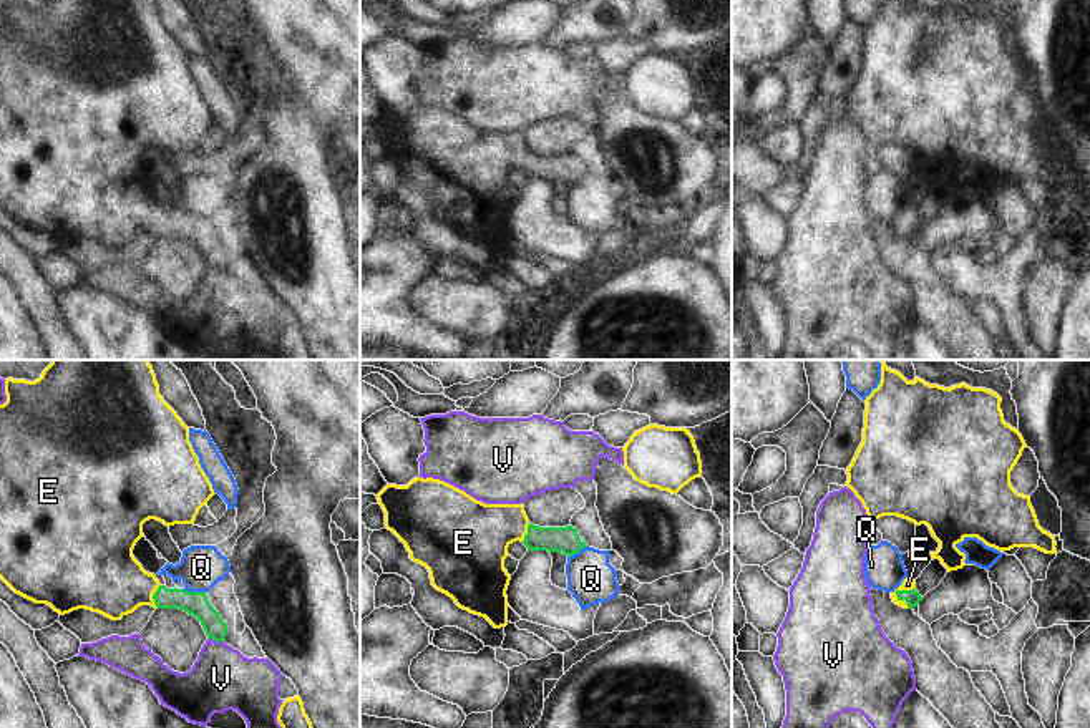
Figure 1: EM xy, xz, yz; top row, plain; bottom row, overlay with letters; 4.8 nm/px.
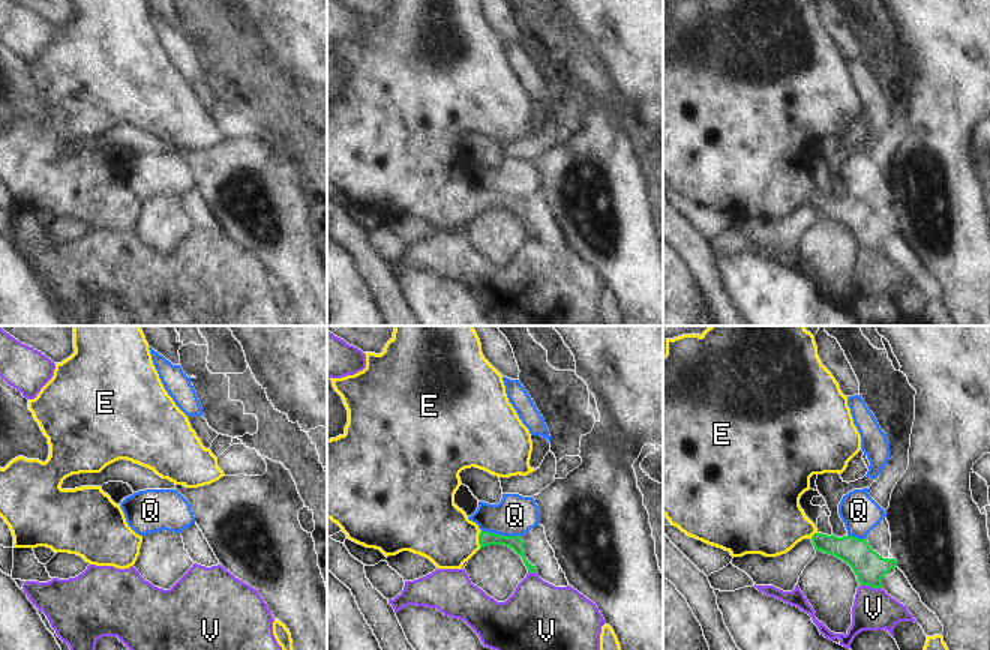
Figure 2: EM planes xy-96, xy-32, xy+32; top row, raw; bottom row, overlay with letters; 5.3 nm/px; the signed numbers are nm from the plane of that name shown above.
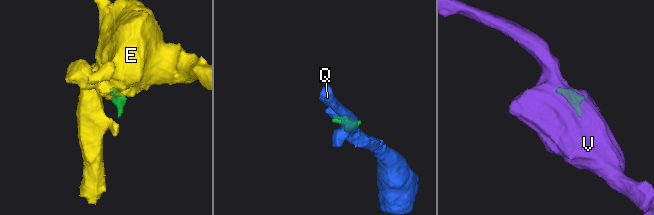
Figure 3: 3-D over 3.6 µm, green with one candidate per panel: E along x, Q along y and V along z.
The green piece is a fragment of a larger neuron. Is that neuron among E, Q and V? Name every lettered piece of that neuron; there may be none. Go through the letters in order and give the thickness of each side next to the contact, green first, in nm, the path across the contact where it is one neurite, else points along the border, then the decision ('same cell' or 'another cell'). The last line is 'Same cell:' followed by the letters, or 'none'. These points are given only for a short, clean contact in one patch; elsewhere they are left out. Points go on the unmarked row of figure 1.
E: 70 nm thick on the green side, 60 nm on the other; runs through yz (911, 226), (900, 228), (908, 213); same cell
Q: 120 nm thick on the green side, 220 nm on the other; border along xy (183, 218), (204, 221); another cell
V: 120 nm thick on the green side, 300 nm on the other; border along xy (208, 266), (224, 271); another cell
Same cell: E

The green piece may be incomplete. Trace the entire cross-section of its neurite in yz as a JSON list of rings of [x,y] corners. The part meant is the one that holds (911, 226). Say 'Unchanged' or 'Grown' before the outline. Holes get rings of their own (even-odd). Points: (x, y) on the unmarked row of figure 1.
Grown. [[[908,206],[894,221],[891,221],[891,227],[903,237],[912,237],[922,229],[922,226],[916,219],[916,209],[911,209]]]

